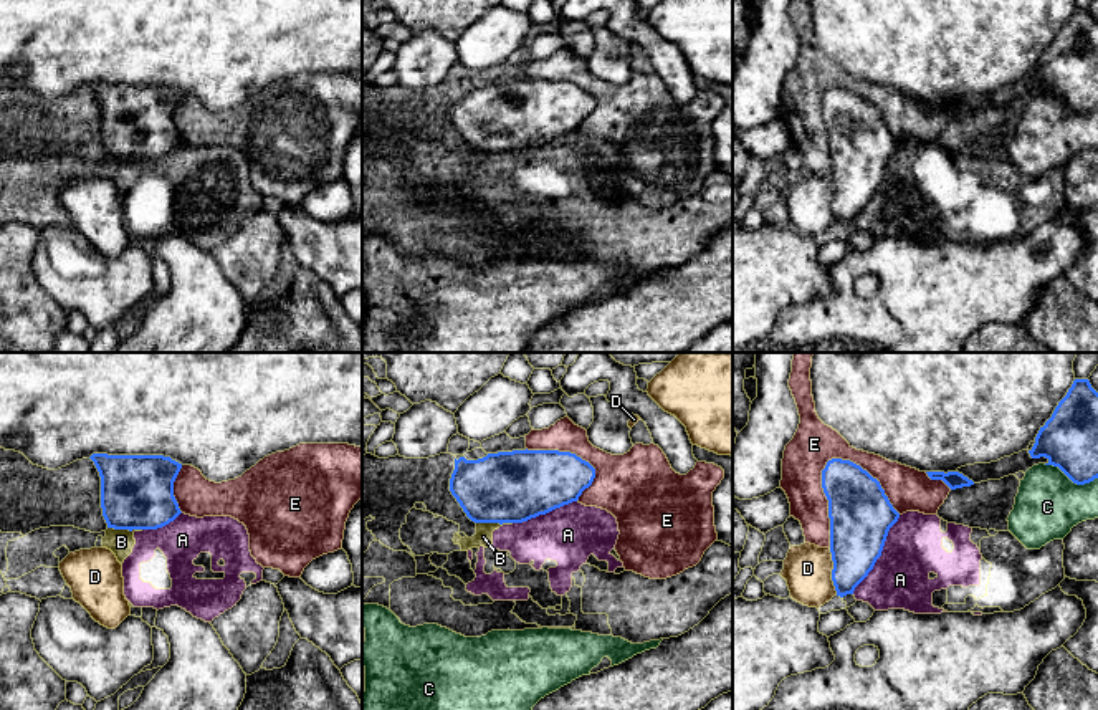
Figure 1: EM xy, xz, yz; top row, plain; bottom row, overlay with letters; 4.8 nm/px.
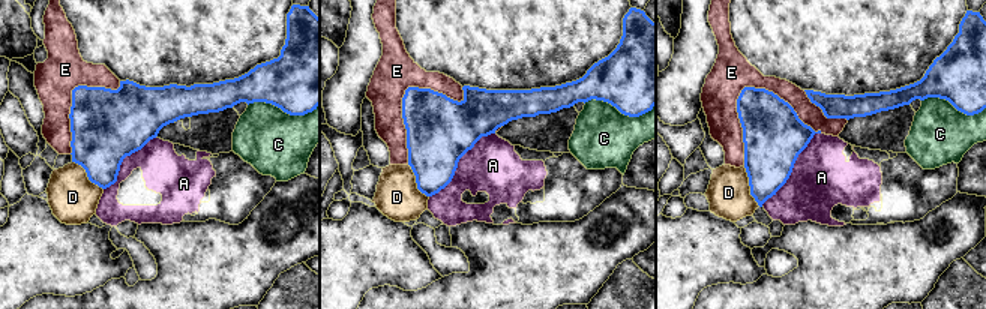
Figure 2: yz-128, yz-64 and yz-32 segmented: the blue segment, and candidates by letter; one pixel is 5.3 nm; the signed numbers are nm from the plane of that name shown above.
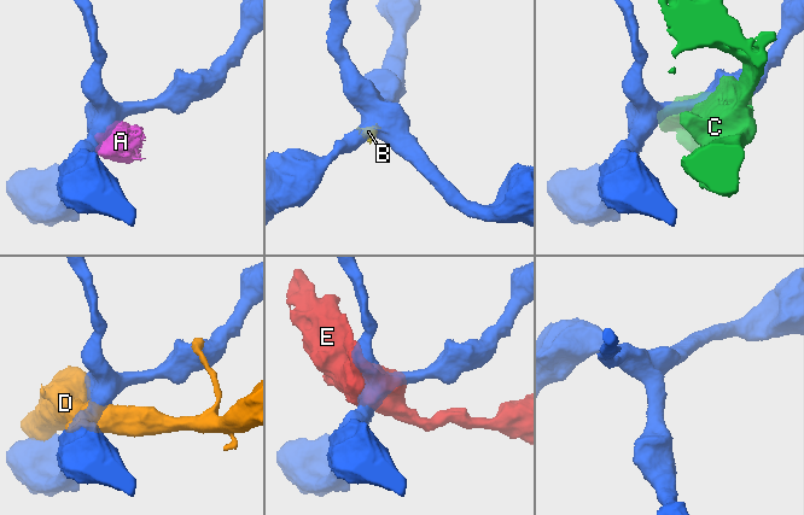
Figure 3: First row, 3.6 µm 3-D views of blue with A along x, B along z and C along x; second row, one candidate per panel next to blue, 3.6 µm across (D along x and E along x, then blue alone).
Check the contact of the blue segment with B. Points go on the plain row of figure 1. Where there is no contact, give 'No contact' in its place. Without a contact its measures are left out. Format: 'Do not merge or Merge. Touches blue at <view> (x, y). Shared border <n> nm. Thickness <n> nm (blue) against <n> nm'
Do not merge. Touches blue at xz (495, 151). Shared border 180 nm. Thickness 360 nm (blue) against 90 nm

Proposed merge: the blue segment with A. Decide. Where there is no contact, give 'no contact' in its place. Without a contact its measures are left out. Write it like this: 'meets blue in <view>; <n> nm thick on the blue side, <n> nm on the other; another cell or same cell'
meets blue in yz; 300 nm thick on the blue side, 280 nm on the other; another cell

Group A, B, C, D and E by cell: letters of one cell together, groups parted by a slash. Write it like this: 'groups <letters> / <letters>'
groups A B / C / D / E

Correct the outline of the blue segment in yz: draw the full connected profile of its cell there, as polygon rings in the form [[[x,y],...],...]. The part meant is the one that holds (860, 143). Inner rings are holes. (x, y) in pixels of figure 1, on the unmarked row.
[[[828,89],[822,118],[828,129],[832,210],[843,227],[873,199],[900,142],[880,111],[850,89]]]

